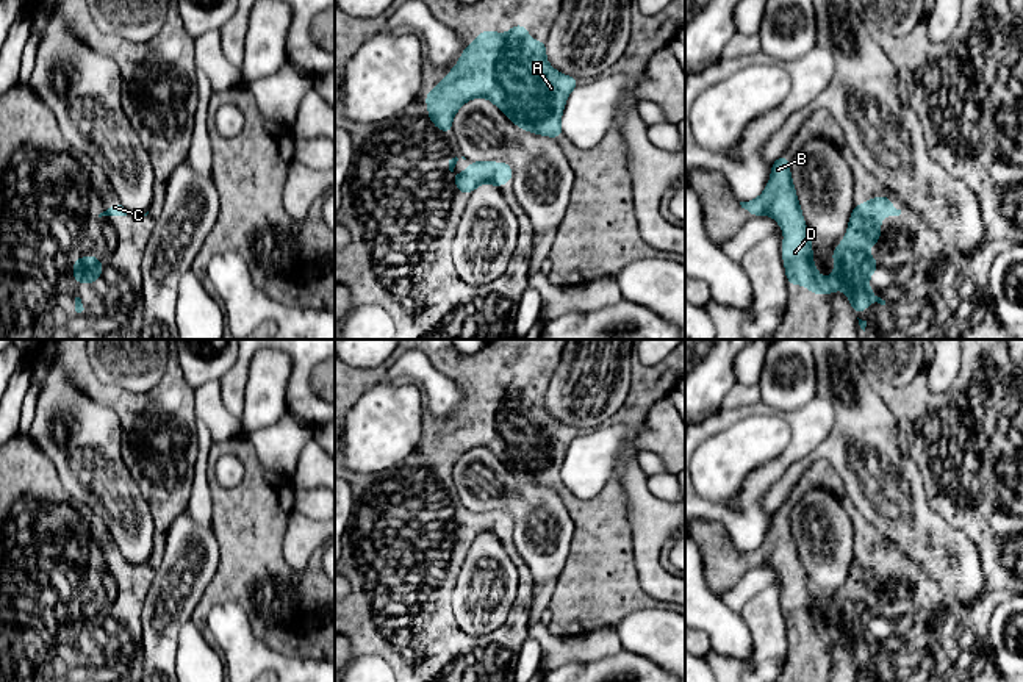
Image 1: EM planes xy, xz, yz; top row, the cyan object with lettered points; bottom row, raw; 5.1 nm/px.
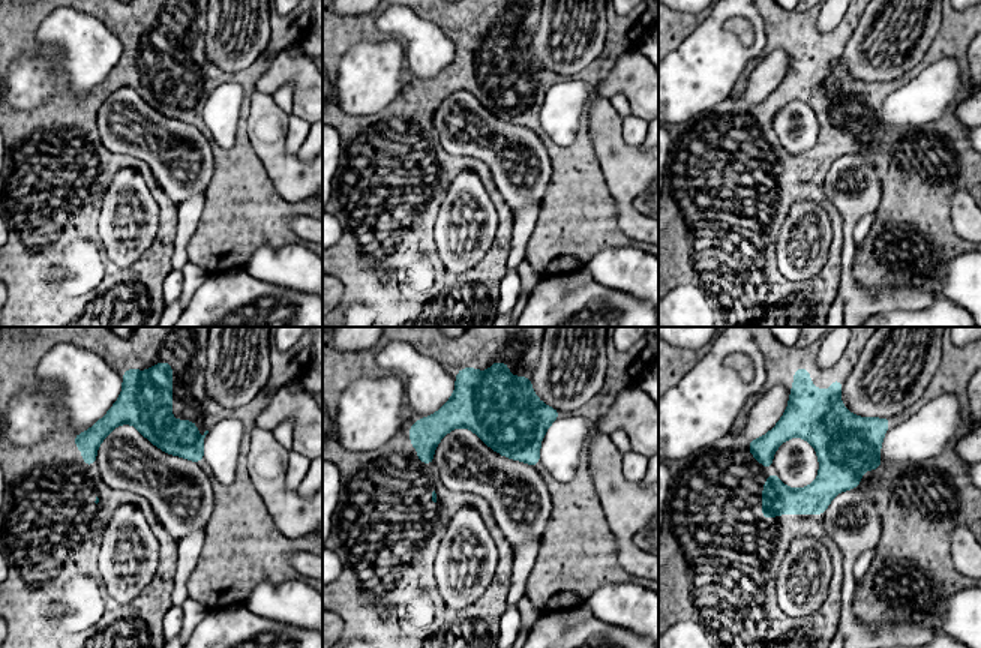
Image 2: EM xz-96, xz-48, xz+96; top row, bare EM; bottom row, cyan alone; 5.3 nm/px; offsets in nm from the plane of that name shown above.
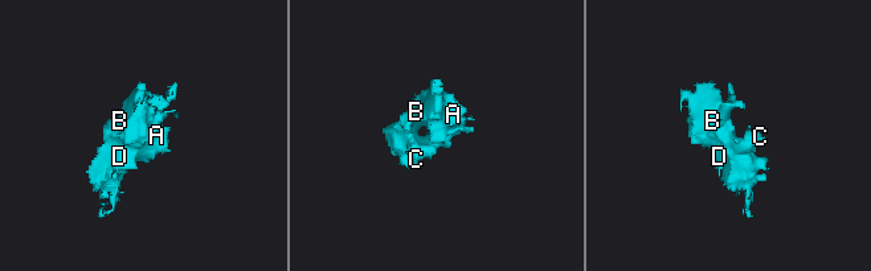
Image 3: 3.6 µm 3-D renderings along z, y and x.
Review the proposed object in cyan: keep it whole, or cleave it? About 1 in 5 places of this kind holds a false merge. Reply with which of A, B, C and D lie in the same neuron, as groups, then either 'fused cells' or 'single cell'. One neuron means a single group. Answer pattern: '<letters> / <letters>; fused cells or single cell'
A B C D; single cell

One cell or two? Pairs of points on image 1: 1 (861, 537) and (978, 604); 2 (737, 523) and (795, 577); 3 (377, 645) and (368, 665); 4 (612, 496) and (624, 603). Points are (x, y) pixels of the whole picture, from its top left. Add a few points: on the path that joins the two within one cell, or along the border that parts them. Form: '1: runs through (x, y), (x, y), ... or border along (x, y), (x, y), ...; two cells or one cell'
1: runs through (890, 567), (933, 604), (948, 606); one cell
2: border along (771, 513), (759, 546), (731, 545); two cells
3: border along (368, 653), (380, 656), (390, 665); two cells
4: runs through (612, 523), (612, 576); one cell

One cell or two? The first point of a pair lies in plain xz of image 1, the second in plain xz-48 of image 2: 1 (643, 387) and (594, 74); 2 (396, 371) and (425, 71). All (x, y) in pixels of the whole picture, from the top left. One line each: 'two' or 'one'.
1: one
2: one

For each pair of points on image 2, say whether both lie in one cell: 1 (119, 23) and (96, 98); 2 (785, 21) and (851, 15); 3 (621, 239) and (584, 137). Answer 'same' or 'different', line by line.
1: same
2: same
3: same

